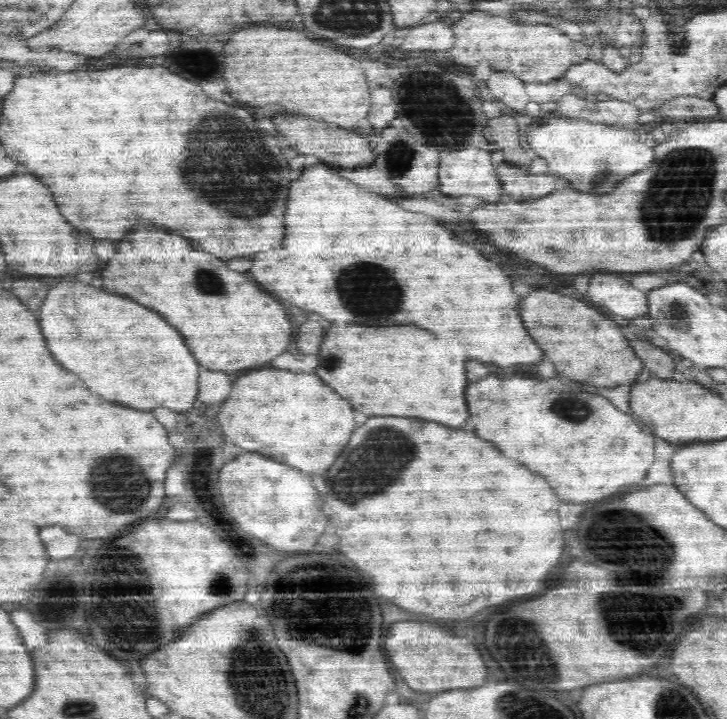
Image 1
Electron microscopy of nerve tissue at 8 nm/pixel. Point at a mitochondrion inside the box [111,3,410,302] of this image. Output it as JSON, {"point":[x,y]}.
{"point":[248,182]}

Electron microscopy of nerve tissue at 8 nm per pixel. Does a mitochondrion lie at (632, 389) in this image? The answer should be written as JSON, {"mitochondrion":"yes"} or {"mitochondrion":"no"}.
{"mitochondrion":"no"}

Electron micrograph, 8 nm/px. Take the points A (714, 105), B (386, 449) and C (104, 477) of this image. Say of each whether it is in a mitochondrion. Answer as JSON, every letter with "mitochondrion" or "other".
{"A":"other","B":"mitochondrion","C":"mitochondrion"}

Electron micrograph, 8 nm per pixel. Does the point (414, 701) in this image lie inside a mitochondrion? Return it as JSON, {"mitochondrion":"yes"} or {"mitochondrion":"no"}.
{"mitochondrion":"no"}

